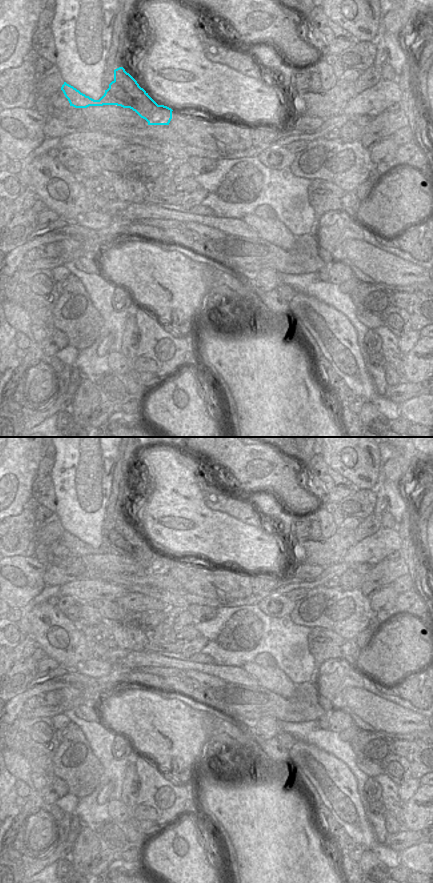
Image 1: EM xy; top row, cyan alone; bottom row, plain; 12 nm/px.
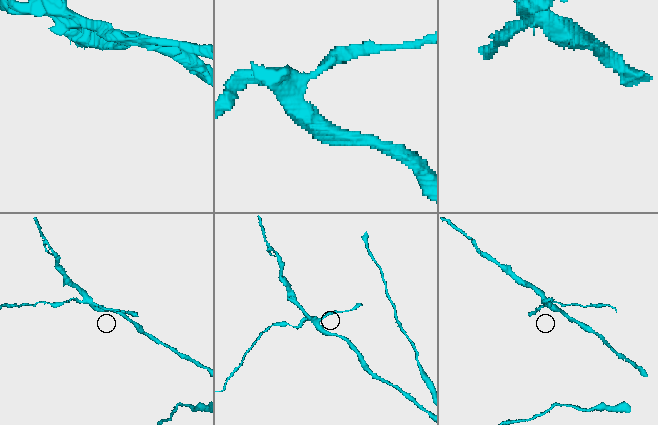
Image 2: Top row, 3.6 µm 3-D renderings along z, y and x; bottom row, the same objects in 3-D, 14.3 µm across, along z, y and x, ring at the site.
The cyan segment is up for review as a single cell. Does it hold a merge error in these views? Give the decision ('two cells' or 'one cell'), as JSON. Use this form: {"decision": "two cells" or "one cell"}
{"decision": "two cells"}

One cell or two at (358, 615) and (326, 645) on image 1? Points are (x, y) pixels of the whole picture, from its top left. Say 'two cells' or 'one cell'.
two cells

